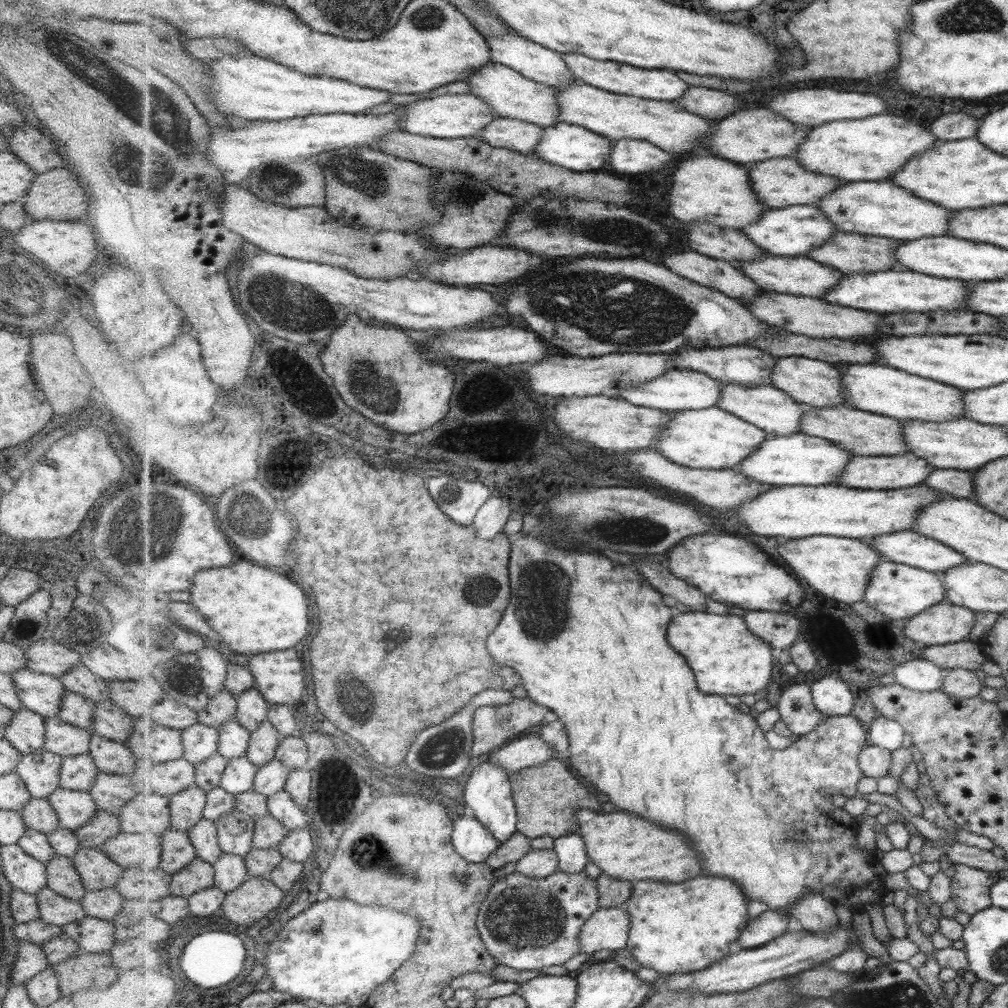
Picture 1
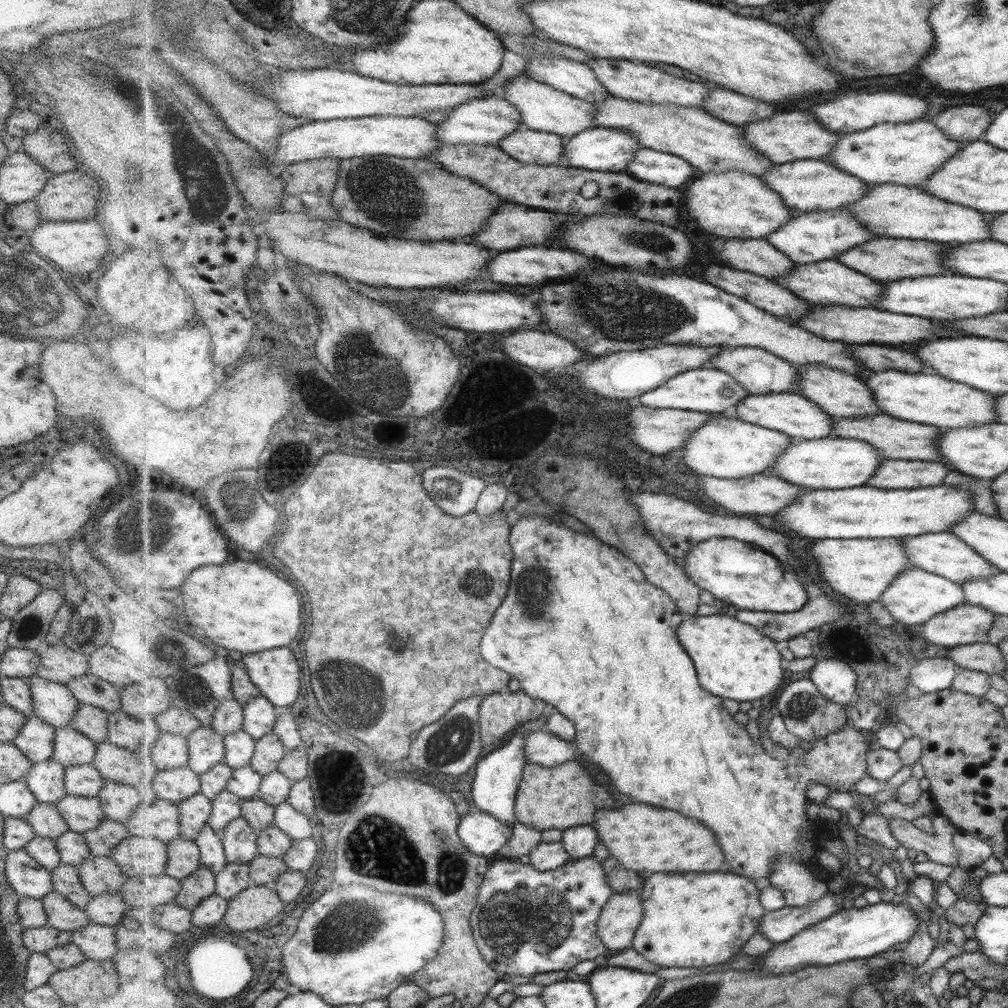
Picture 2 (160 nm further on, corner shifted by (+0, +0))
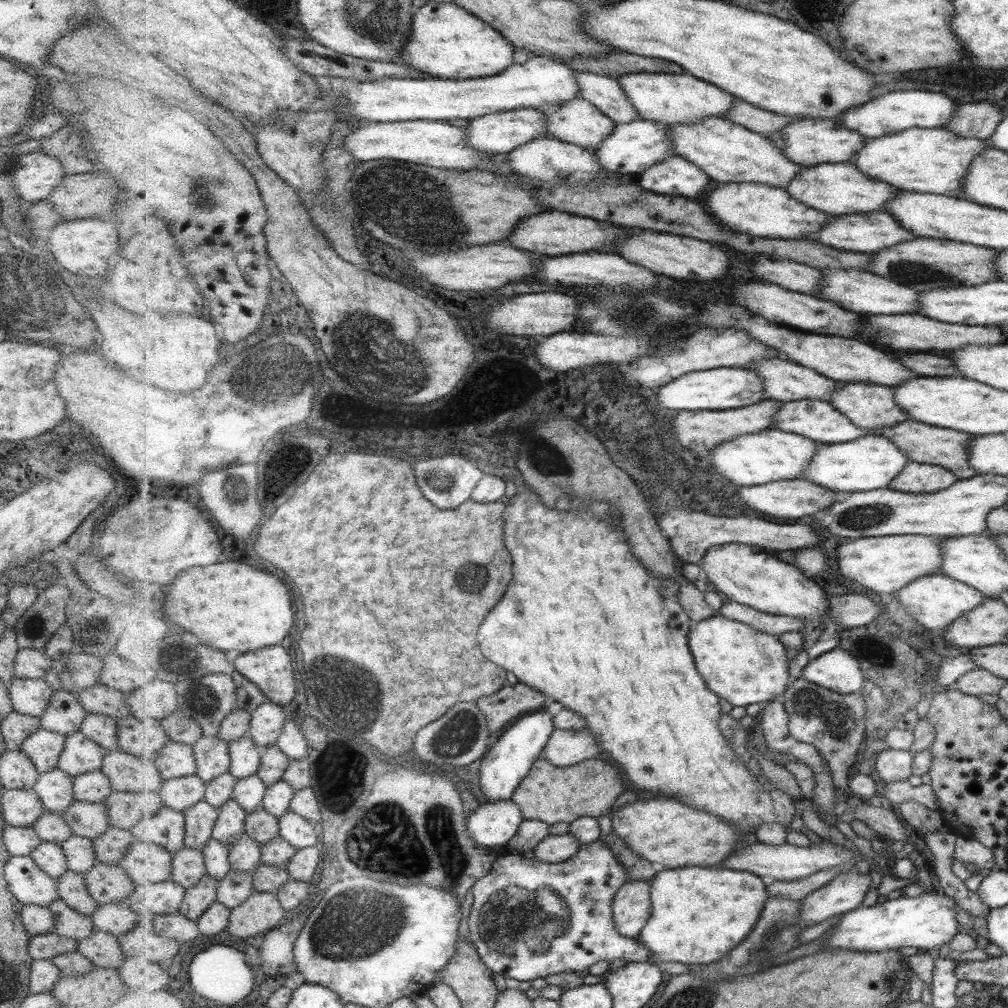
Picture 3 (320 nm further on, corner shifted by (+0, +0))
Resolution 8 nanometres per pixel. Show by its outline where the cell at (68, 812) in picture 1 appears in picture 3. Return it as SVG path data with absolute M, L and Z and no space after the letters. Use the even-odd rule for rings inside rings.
M73 800L62 817L73 835L90 839L105 833L110 826L106 806L101 802Z

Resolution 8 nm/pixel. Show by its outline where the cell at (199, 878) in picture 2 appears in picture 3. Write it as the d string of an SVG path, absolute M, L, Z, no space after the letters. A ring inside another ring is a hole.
M206 876L199 885L189 888L179 912L189 920L197 921L218 901L219 882Z

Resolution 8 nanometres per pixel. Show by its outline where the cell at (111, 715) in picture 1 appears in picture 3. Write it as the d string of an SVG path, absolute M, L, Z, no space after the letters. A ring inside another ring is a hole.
M131 714L117 719L118 750L137 758L154 759L172 742L157 719L137 719Z

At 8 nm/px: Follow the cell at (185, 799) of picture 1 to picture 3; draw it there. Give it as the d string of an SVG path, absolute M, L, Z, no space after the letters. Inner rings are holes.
M202 800L185 812L186 846L203 850L213 838L213 829L219 820L220 810Z

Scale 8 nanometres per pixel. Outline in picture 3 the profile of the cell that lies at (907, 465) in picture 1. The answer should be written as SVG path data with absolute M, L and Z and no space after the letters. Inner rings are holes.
M913 460L905 467L889 488L905 493L933 494L945 490L959 478L945 467Z

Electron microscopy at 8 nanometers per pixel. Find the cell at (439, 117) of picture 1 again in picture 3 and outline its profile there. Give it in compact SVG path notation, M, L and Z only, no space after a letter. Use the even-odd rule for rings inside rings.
M521 108L474 118L469 120L464 128L468 132L468 141L476 149L489 151L489 154L495 156L503 156L538 138L553 137L548 129L548 124L549 121L539 109Z

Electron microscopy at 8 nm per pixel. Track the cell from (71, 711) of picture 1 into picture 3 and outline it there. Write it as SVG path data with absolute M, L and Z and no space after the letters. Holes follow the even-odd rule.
M86 713L81 721L81 734L85 738L97 743L97 746L106 751L118 750L117 746L117 720L101 714Z

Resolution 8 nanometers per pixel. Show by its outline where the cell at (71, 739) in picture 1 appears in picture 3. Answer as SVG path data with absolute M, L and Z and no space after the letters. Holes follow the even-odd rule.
M73 732L65 736L56 767L72 777L99 770L106 752L96 742L85 738L84 734Z

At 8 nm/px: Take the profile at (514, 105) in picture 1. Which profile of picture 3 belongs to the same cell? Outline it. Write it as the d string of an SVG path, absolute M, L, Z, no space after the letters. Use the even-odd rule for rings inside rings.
M581 97L564 104L550 104L539 110L549 121L548 129L555 139L590 150L600 148L603 141L610 138L617 128L616 122L609 115L603 114L592 102Z

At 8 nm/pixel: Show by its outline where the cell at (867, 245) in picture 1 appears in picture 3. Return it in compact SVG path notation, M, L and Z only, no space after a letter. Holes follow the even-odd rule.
M918 237L917 240L908 240L875 252L873 256L874 260L868 264L866 270L921 292L958 286L979 286L992 280L1000 280L1000 274L992 261L998 256L998 250L964 242Z

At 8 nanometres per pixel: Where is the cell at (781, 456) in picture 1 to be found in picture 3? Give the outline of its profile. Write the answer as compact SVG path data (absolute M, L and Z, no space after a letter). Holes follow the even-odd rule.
M871 433L851 442L821 444L816 458L810 462L801 478L829 487L842 495L869 492L889 487L904 472L909 461L909 455L890 438Z

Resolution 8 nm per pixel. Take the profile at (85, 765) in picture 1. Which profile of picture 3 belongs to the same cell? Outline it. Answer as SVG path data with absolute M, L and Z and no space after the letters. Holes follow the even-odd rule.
M100 770L84 772L72 777L74 800L101 802L112 791L106 776Z

